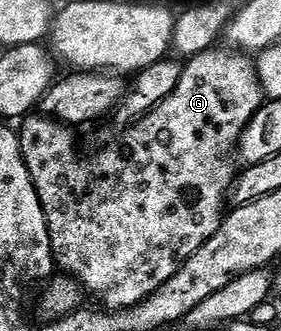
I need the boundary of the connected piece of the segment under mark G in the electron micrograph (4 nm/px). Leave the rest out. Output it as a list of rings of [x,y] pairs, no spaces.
[[[211,47],[196,56],[189,58],[185,62],[185,69],[180,75],[180,81],[176,83],[175,90],[172,91],[154,109],[147,111],[138,120],[127,124],[126,129],[119,137],[114,138],[104,149],[85,149],[78,142],[78,137],[69,124],[55,120],[52,117],[43,115],[30,115],[21,122],[22,129],[17,130],[18,142],[22,148],[22,158],[28,167],[28,175],[36,187],[36,195],[40,199],[40,207],[46,216],[46,226],[50,236],[50,251],[54,255],[55,266],[63,274],[72,275],[74,280],[81,283],[87,290],[99,293],[107,301],[111,310],[130,309],[133,305],[138,305],[148,295],[154,293],[176,275],[176,271],[212,235],[216,235],[218,228],[222,226],[224,220],[224,210],[228,205],[228,194],[236,180],[236,168],[234,169],[234,157],[236,161],[236,150],[242,140],[242,132],[246,125],[258,113],[264,104],[264,94],[262,83],[258,78],[258,66],[253,60],[250,61],[245,52],[235,51],[233,48],[218,49]]]

